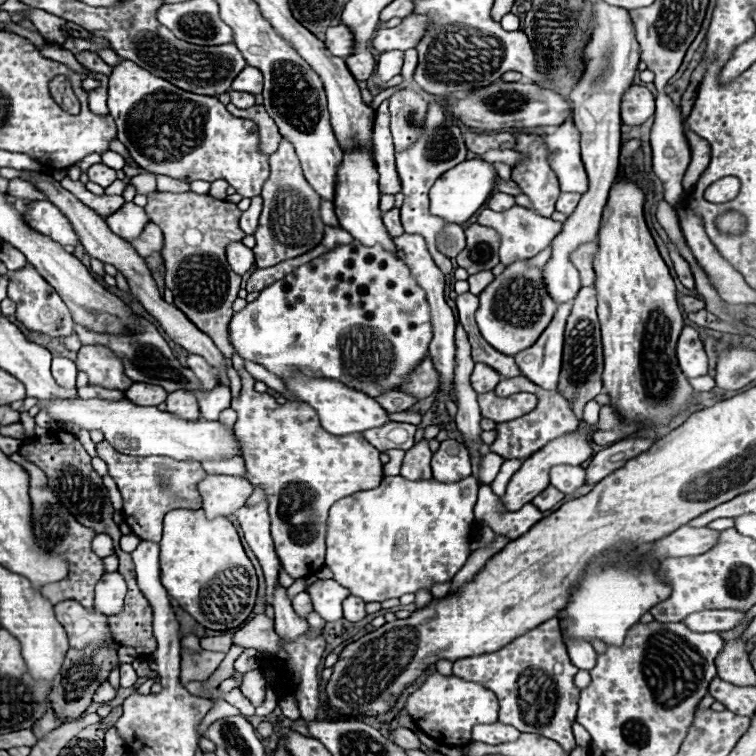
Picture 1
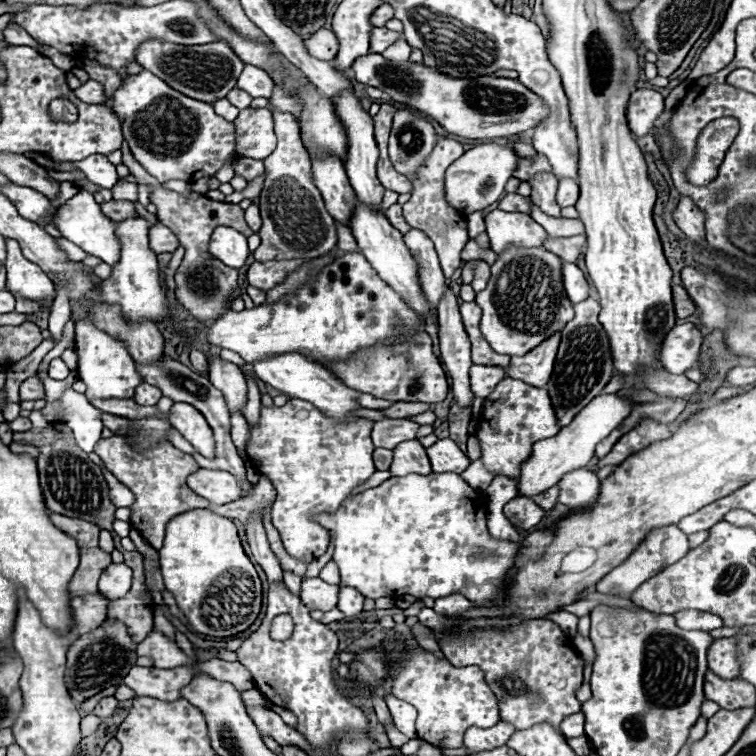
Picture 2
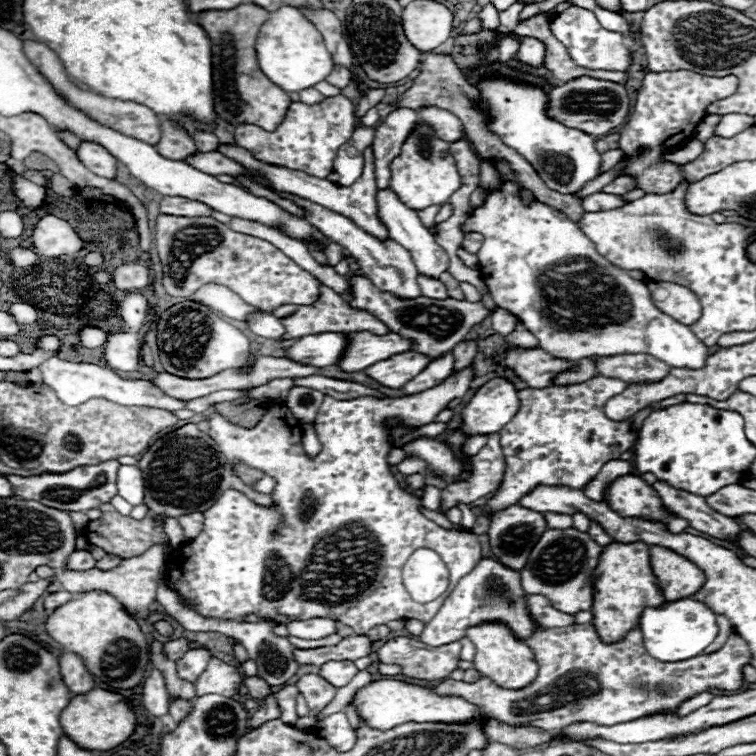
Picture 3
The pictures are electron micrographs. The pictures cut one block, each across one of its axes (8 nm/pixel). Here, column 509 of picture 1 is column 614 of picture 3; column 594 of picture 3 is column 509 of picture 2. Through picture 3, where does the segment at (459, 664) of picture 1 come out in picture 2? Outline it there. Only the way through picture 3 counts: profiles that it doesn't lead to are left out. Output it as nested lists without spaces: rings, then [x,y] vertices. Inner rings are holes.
[[[532,620],[532,622],[524,622],[524,626],[518,624],[514,628],[500,630],[500,632],[476,630],[464,638],[442,638],[440,648],[452,666],[456,668],[478,666],[484,672],[486,682],[490,684],[492,692],[498,696],[500,718],[516,726],[516,730],[526,730],[540,722],[548,722],[552,724],[554,730],[560,730],[560,722],[566,716],[580,712],[582,704],[576,700],[574,692],[582,684],[582,658],[574,650],[572,640],[552,620]]]

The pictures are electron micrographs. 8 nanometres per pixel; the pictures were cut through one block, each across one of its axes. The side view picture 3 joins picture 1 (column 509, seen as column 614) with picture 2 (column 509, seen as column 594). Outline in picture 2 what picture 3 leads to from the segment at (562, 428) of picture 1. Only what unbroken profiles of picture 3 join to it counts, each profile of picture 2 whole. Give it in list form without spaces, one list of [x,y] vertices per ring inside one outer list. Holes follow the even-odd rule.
[[[504,378],[494,392],[484,400],[484,412],[480,416],[478,440],[482,444],[482,462],[494,476],[520,476],[520,464],[528,460],[532,444],[552,438],[560,432],[556,426],[556,412],[548,398],[548,390],[536,390],[534,386],[524,386],[514,378]]]

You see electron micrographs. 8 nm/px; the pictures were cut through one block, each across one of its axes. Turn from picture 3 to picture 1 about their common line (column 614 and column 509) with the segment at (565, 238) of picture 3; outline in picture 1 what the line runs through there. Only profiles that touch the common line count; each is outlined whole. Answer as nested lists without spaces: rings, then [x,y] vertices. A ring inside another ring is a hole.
[[[518,260],[506,266],[506,270],[500,276],[496,276],[494,282],[480,294],[476,322],[484,340],[502,354],[510,356],[532,346],[538,340],[538,336],[546,330],[556,312],[556,302],[544,290],[546,290],[544,282],[540,282],[540,268],[530,268],[526,260]],[[540,288],[542,288],[542,298],[540,298]]]

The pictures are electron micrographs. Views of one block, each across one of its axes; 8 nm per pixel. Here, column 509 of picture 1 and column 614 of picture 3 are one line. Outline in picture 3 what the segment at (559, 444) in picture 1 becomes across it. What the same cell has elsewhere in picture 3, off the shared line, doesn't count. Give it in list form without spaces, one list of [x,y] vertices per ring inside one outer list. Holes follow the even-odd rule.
[[[632,474],[622,476],[612,484],[606,500],[622,518],[644,518],[650,522],[666,522],[670,518],[656,490]]]

